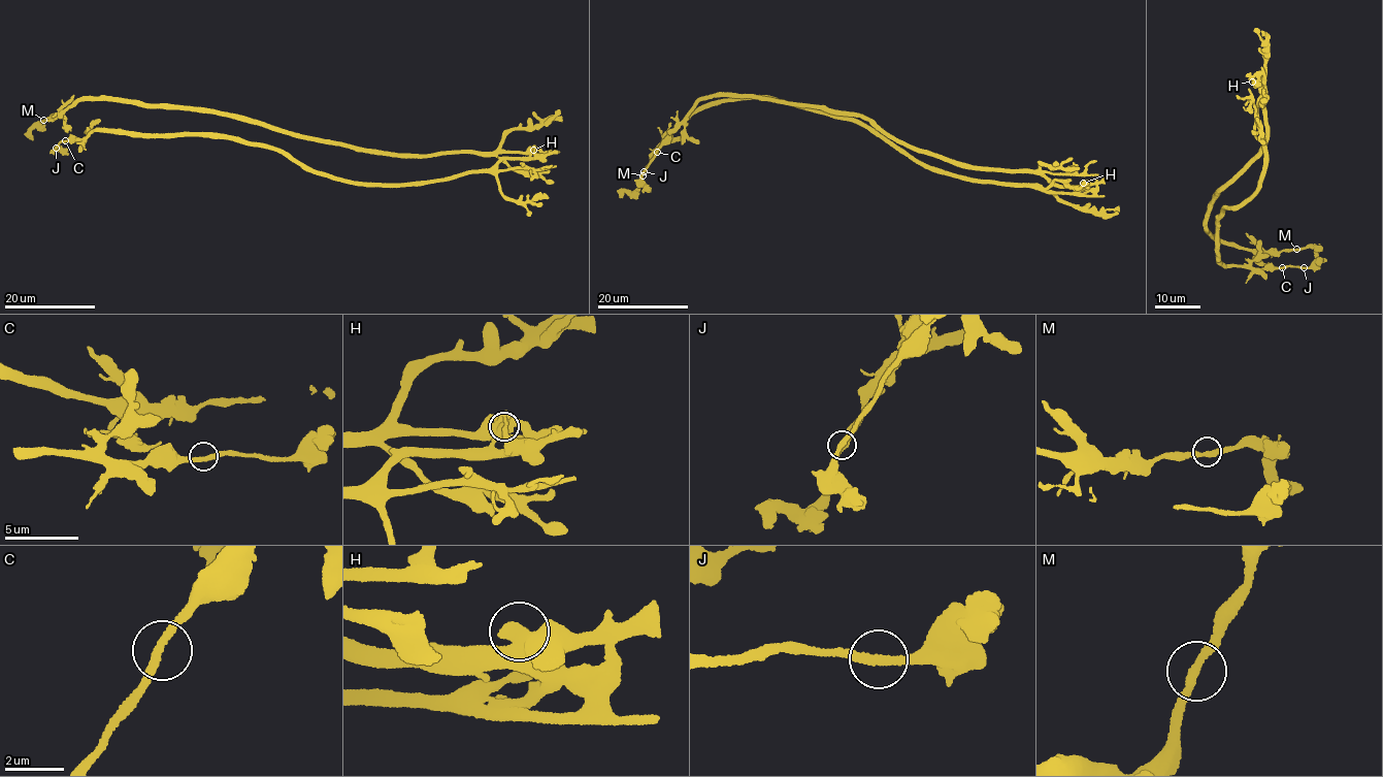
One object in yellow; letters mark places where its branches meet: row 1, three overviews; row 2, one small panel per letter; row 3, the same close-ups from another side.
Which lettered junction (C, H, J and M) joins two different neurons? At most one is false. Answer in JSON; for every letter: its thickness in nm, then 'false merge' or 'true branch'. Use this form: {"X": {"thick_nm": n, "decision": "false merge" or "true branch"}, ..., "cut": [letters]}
{"C": {"thick_nm": 320, "decision": "true branch"}, "H": {"thick_nm": 240, "decision": "false merge"}, "J": {"thick_nm": 320, "decision": "true branch"}, "M": {"thick_nm": 300, "decision": "true branch"}, "cut": ["H"]}

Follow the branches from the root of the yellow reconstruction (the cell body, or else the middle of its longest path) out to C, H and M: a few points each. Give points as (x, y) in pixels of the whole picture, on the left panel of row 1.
C: (496, 158), (503, 160), (488, 168), (401, 186), (322, 175), (275, 149), (230, 138), (96, 131), (65, 140)
H: (496, 158), (534, 157), (534, 150)
M: (496, 158), (472, 152), (419, 155), (362, 152), (216, 114), (106, 98), (79, 101), (55, 119), (43, 120)

